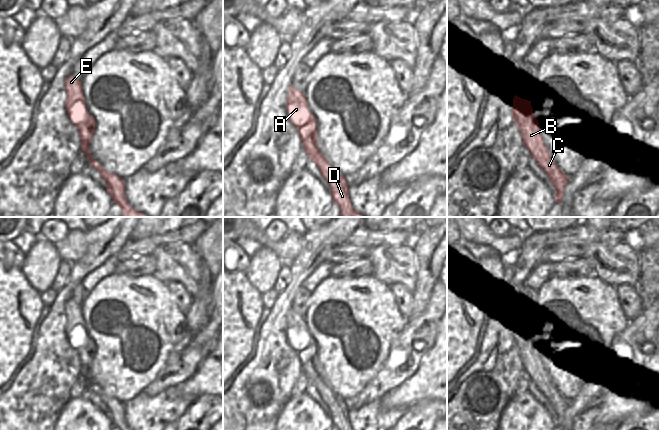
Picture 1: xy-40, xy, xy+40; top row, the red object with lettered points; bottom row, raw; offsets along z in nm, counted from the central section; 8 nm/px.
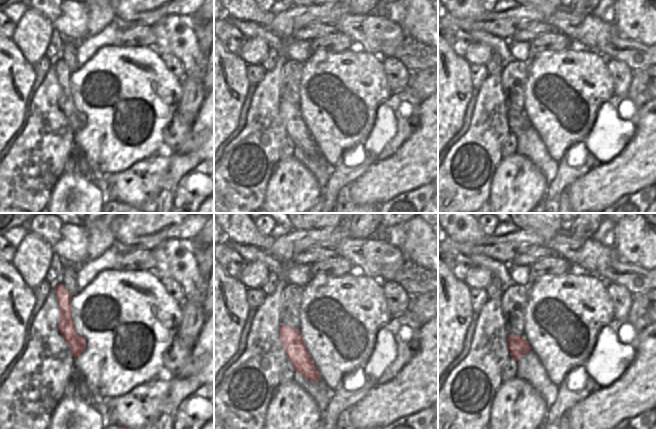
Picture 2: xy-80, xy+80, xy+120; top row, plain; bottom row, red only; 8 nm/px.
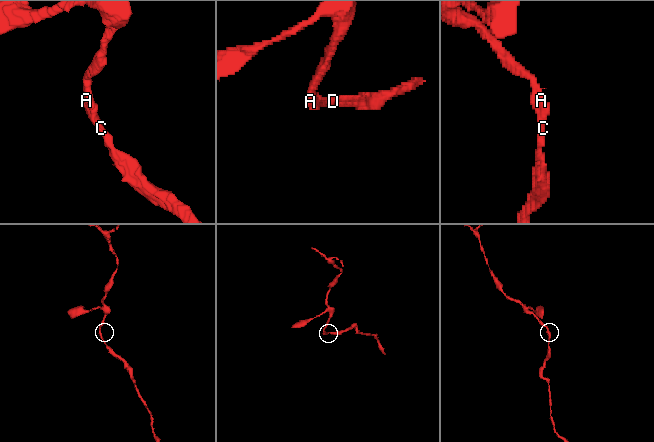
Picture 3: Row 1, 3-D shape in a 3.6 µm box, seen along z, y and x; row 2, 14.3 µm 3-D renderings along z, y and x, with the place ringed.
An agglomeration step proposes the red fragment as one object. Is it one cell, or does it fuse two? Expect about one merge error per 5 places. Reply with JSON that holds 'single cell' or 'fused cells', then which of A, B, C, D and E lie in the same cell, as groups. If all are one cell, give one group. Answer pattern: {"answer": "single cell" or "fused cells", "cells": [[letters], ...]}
{"answer": "single cell", "cells": [["A", "B", "C", "D", "E"]]}

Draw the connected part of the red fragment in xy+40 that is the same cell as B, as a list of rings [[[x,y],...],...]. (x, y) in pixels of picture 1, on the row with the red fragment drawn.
[[[515,95],[511,116],[521,132],[523,145],[529,150],[531,157],[539,164],[555,186],[555,200],[557,203],[561,203],[569,177],[555,164],[549,154],[541,134],[539,122],[533,113],[531,101]]]

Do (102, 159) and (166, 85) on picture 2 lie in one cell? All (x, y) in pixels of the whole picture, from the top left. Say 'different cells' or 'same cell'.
same cell

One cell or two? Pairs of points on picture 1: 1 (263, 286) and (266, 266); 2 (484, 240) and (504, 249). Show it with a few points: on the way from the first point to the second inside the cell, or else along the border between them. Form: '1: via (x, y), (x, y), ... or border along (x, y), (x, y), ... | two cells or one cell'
1: via (263, 281), (263, 271) | one cell
2: via (489, 241), (499, 244) | one cell

